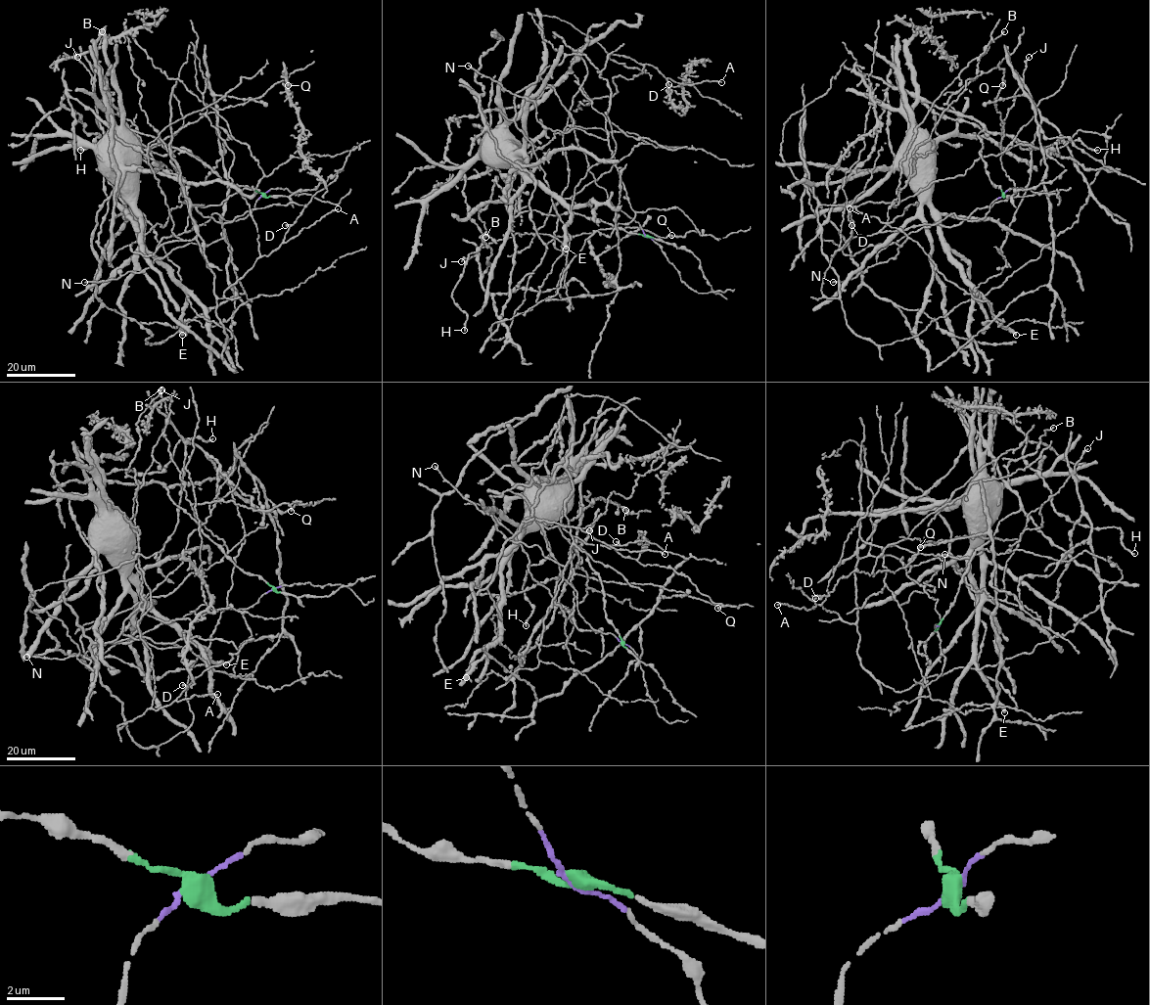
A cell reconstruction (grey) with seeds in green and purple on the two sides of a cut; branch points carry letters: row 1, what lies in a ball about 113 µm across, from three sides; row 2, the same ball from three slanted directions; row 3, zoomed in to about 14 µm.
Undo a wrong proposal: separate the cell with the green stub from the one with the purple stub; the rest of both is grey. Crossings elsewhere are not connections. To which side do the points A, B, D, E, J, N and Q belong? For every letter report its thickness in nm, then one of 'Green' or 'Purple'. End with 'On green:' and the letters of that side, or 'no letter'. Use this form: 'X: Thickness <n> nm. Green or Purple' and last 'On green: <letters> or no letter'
A: Thickness 160 nm. Purple
B: Thickness 200 nm. Green
D: Thickness 280 nm. Purple
E: Thickness 500 nm. Green
J: Thickness 170 nm. Purple
N: Thickness 240 nm. Purple
Q: Thickness 280 nm. Purple
On green: B, E

